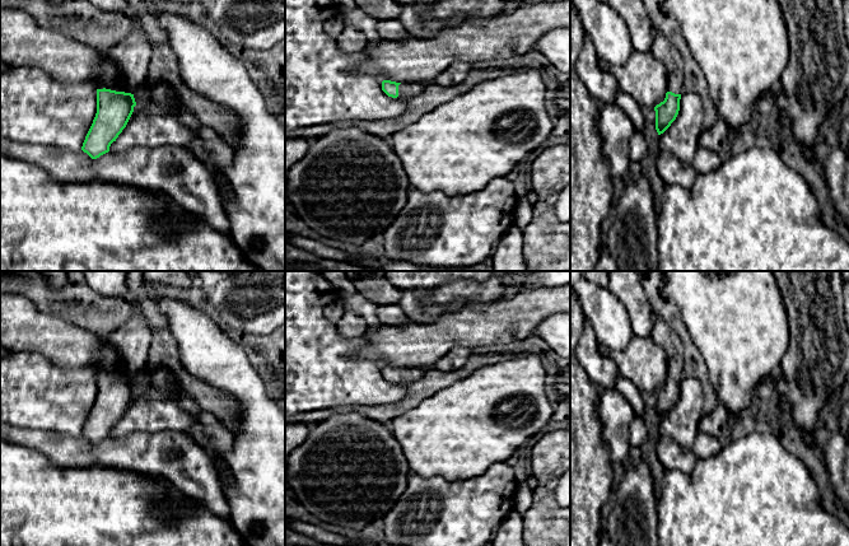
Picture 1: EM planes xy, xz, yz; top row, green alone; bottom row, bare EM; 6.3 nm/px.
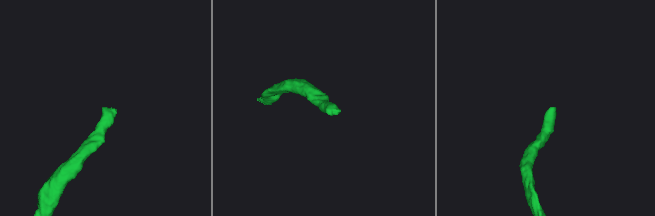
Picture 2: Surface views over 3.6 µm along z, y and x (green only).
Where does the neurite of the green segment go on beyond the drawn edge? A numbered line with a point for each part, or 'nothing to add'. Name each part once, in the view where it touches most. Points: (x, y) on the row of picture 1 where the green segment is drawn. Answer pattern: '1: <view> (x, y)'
1: xy (133, 54)

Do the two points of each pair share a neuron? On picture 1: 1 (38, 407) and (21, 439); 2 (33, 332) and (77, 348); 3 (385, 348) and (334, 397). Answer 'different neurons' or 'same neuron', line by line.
1: different neurons
2: same neuron
3: different neurons

